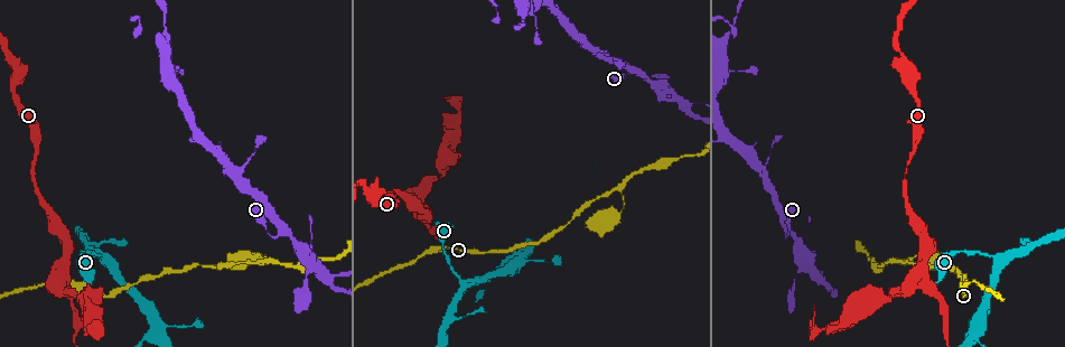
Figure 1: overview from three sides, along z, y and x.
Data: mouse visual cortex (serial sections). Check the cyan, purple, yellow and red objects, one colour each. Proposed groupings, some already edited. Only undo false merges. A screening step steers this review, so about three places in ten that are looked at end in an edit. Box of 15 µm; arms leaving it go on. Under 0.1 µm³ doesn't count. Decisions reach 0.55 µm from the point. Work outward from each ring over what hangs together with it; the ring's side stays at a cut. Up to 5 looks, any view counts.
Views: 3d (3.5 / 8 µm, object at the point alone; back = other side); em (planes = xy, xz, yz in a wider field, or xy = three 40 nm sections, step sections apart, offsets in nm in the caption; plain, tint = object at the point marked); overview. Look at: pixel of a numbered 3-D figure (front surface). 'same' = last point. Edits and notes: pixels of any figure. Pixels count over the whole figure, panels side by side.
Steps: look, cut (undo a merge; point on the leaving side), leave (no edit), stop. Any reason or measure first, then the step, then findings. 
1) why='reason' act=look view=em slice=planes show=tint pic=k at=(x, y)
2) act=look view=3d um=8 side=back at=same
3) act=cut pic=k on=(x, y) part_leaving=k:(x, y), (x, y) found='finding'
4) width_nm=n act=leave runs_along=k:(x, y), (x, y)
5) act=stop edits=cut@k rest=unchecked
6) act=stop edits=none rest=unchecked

why='side arm on a straight run' act=look view=3d um=3.5 pic=1 at=(786, 232)

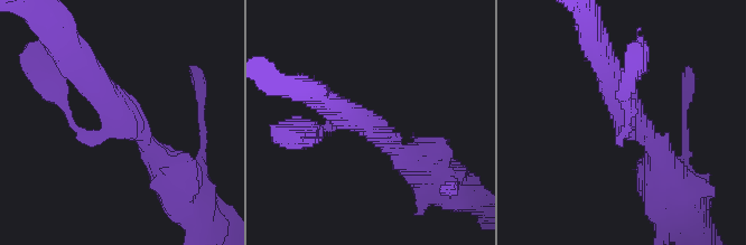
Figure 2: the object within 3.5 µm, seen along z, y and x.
why='now the EM' act=look view=em slice=planes show=tint pic=2 at=(621, 119)

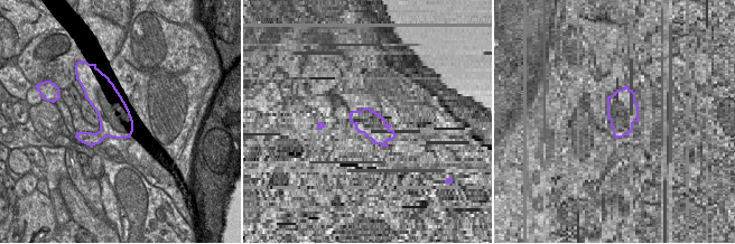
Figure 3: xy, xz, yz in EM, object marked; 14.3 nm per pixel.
width_nm=480 act=leave runs_along=2:(628, 107), (619, 139), (603, 59) found='one cell here'

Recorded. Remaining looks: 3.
why='sudden change in width' act=look view=3d um=3.5 pic=1 at=(158, 329)

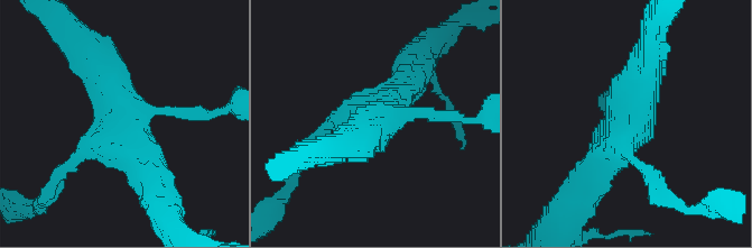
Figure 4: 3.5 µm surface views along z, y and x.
act=look view=em slice=xy step=1 show=tint pic=4 at=(119, 124)

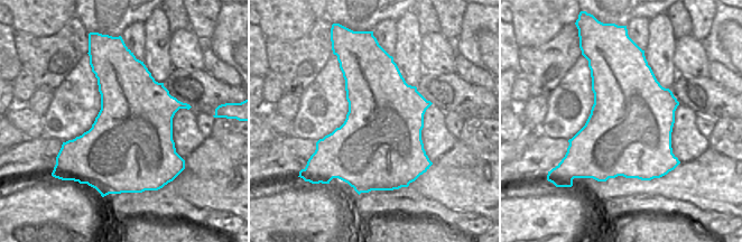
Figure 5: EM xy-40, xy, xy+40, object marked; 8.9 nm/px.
width_nm=750 act=leave runs_along=4:(87, 49), (146, 163) found='continuous, no second cell'

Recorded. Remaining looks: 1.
act=stop edits=none rest=unchecked

